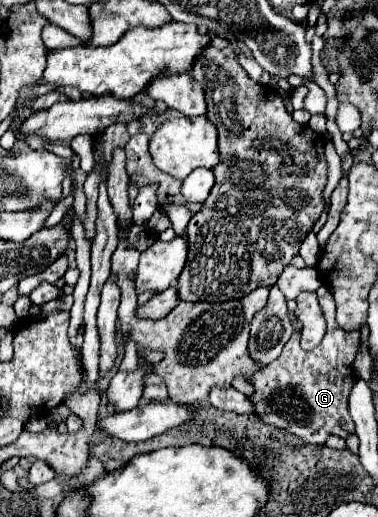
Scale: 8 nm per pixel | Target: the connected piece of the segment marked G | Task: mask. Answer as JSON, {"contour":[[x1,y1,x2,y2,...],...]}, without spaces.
{"contour":[[321,286,317,290,317,298,327,320,327,334,321,344,315,350,305,352,299,346,299,336,293,332,281,356,271,362,269,368,257,372,251,380,257,390,257,394,251,396,255,414,265,420,265,424,289,430,309,444,325,444,329,434,345,438,349,432,353,432,347,398,351,386,357,380,353,372,353,360,359,350,359,332,345,332,335,320,333,292,327,286]]}

